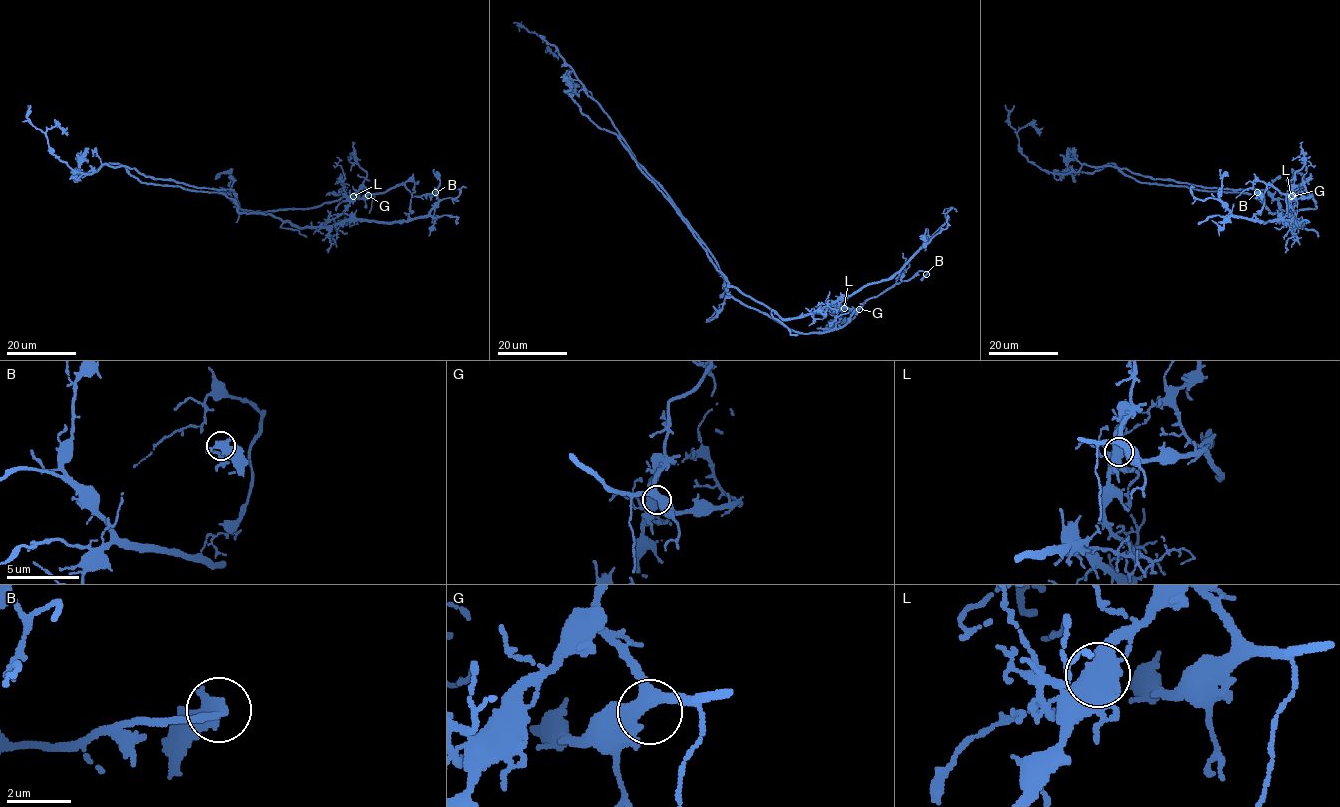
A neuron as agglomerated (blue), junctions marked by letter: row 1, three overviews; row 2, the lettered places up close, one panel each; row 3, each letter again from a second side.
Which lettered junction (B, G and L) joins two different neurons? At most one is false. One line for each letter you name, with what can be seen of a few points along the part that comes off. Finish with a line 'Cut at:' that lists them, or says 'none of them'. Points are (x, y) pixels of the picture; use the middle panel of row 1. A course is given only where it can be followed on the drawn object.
L: course (844, 308), (858, 309), (838, 328), (799, 333), (730, 295), (714, 257), (554, 45), (518, 25), (519, 31)
Cut at: L

